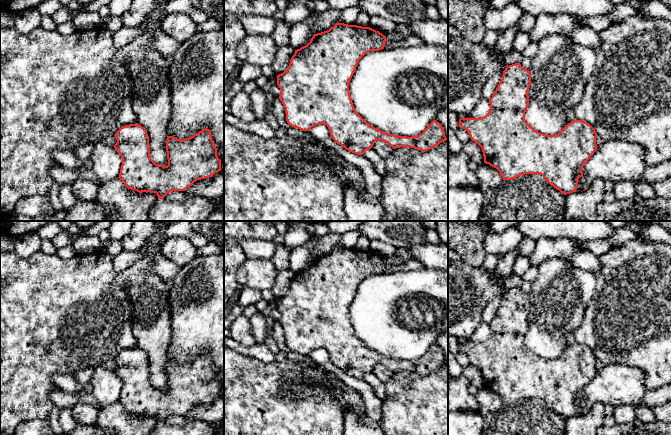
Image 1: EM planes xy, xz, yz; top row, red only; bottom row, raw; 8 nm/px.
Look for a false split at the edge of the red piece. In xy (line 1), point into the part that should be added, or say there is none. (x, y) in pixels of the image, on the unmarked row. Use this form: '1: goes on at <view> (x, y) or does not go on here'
1: does not go on here

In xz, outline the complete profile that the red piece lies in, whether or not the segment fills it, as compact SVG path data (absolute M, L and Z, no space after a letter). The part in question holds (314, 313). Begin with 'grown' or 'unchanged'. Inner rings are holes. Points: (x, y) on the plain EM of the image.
unchanged; M336 247L329 254L314 258L307 269L295 274L287 294L277 299L281 314L279 323L284 329L287 347L302 355L326 349L337 368L357 379L363 379L377 364L388 367L393 373L410 371L420 375L428 375L446 365L445 355L436 344L417 360L398 360L368 348L354 333L349 307L358 286L368 276L384 273L386 265L382 257L370 251L344 247Z

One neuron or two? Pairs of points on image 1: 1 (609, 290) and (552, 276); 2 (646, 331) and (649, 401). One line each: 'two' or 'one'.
1: two
2: two

